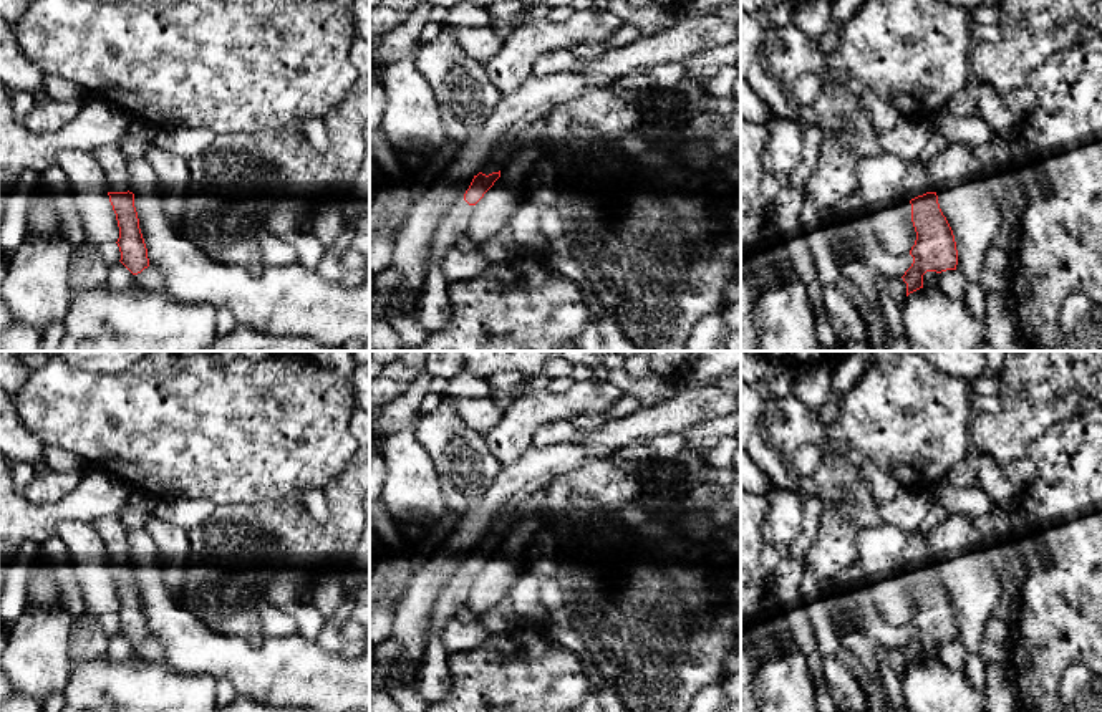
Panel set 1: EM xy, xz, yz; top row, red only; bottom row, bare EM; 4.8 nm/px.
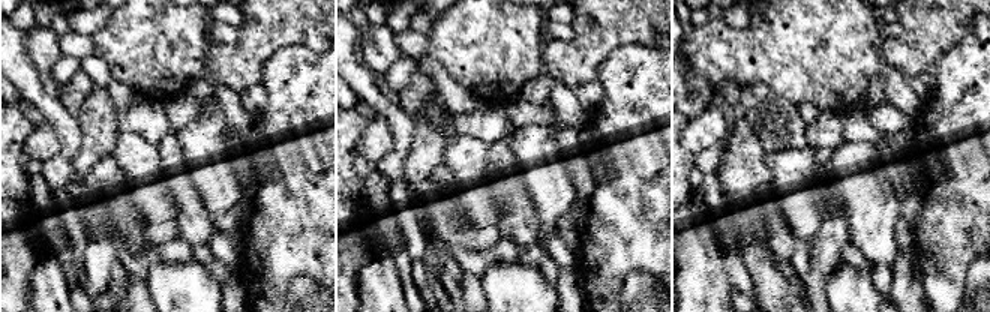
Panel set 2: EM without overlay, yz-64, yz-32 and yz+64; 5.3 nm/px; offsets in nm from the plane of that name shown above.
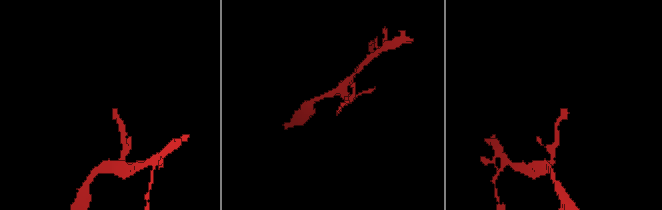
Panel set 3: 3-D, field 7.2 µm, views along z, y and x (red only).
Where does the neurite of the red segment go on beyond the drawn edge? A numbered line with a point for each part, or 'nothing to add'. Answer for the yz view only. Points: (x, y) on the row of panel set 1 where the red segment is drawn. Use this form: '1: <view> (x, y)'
1: yz (918, 181)

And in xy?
1: xy (113, 161)

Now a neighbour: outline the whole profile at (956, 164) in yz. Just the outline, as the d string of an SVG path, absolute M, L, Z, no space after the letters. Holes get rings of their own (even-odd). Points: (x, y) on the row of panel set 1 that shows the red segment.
M951 142L945 151L928 162L931 177L931 192L938 195L938 204L946 217L956 242L958 265L956 270L966 278L968 285L979 285L984 268L986 252L998 233L1004 215L991 194L988 176L973 152L974 146Z

